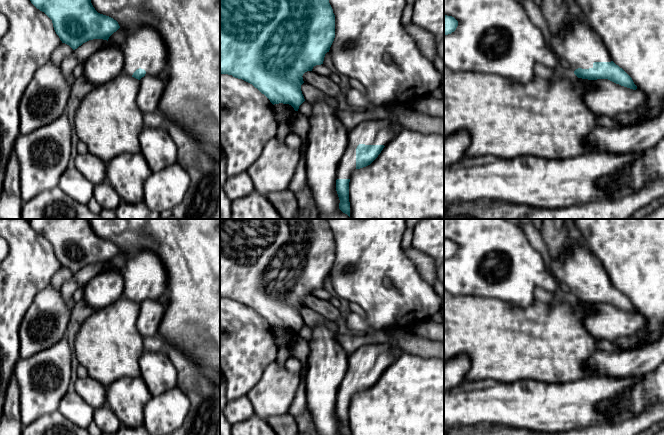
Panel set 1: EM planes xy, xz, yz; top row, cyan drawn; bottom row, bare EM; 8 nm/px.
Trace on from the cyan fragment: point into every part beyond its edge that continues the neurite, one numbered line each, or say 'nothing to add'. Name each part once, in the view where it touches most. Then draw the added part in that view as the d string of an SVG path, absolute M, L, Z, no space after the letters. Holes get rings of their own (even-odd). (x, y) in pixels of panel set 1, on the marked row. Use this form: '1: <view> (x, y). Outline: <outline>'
1: xz (369, 132). Outline: M393 119L365 120L348 132L348 145L337 169L337 179L350 179L356 170L356 148L359 144L386 146L396 135Z

